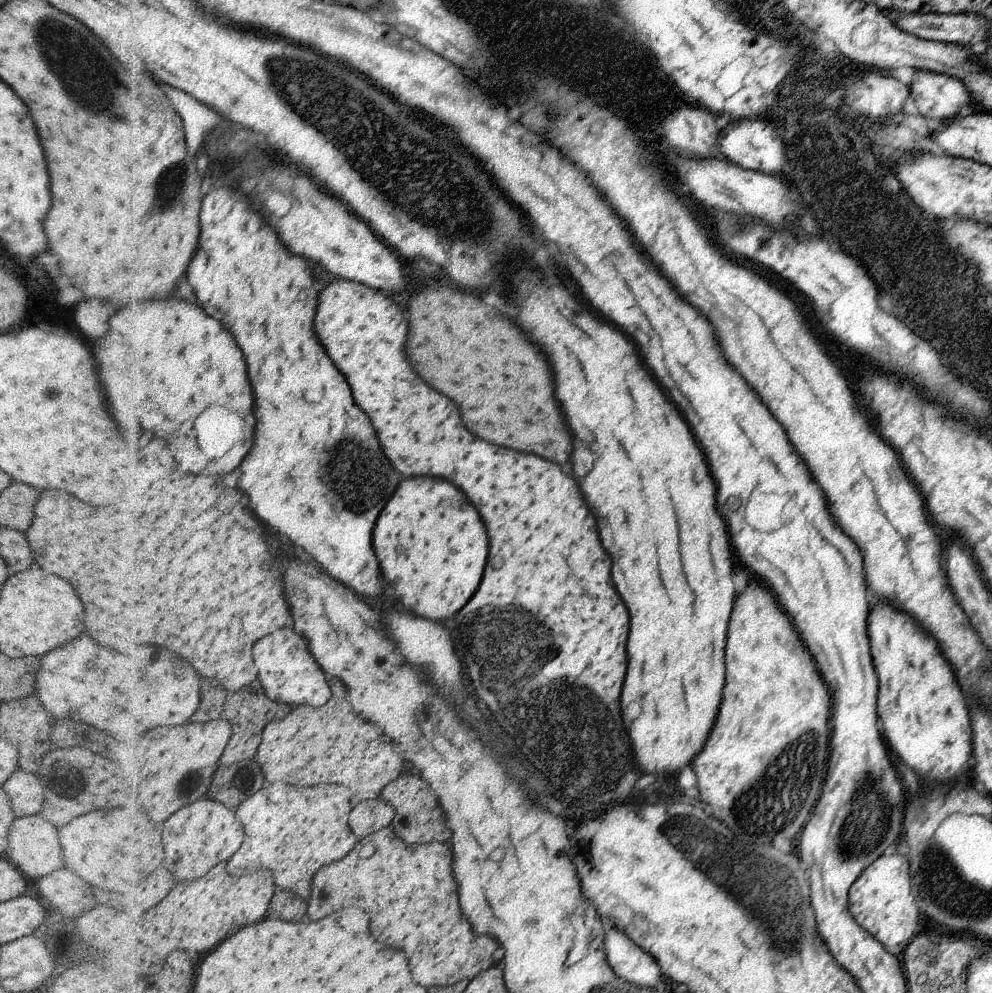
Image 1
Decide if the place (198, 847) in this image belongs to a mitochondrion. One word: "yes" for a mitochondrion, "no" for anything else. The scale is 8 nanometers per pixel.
no

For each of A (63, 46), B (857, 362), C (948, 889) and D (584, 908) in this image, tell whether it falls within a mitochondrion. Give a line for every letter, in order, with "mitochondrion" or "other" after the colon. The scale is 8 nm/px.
A: mitochondrion
B: other
C: mitochondrion
D: other

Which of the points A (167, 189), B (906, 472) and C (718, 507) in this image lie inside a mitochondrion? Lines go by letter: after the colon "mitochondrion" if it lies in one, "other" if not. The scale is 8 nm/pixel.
A: mitochondrion
B: other
C: other

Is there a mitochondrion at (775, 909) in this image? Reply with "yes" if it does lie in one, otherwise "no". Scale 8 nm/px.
yes

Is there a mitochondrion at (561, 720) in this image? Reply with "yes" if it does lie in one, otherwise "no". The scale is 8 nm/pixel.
yes

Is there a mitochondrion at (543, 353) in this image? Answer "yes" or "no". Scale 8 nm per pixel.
no

